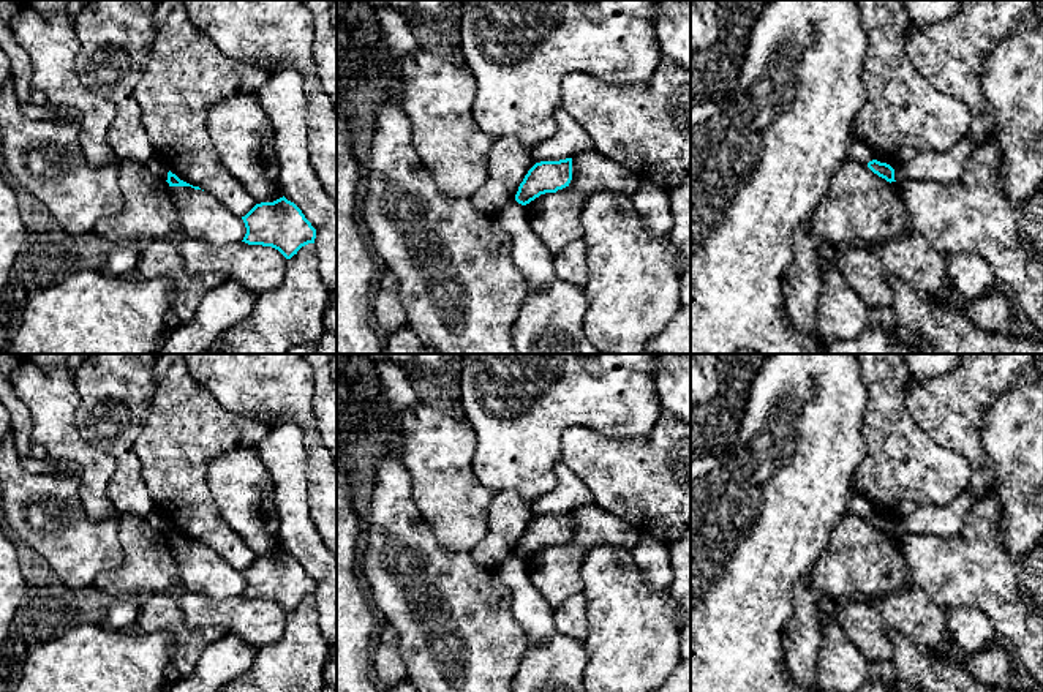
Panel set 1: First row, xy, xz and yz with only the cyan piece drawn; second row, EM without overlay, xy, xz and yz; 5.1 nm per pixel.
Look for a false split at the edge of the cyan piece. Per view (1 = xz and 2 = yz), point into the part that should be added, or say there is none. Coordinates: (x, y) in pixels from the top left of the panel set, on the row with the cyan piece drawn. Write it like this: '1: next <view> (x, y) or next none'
1: next none
2: next none

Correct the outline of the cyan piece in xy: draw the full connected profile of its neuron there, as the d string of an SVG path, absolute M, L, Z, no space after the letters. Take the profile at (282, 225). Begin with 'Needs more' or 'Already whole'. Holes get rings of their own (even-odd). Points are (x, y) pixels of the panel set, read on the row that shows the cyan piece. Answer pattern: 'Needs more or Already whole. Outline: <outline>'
Already whole. Outline: M284 196L273 202L256 204L242 216L247 234L242 242L278 250L286 259L314 243L316 229L302 210Z

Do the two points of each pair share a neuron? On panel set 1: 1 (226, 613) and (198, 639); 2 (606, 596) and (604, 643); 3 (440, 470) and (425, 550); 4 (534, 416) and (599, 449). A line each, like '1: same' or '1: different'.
1: different
2: same
3: different
4: different

